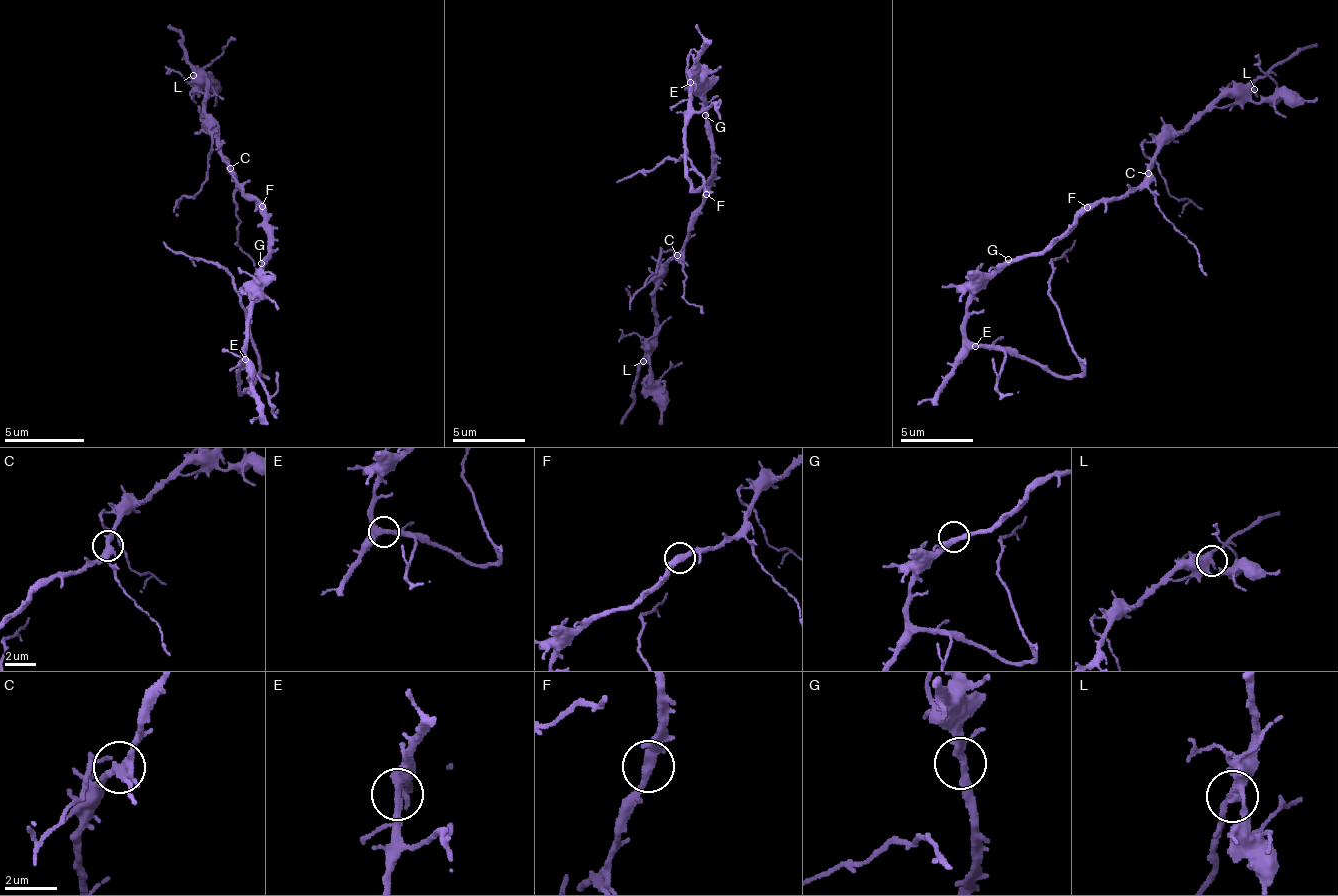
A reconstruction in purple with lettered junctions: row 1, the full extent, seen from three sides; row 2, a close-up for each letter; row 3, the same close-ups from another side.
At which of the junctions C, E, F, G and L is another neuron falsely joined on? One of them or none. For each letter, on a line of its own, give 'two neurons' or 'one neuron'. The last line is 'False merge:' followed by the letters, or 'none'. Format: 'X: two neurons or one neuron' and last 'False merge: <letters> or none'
C: one neuron
E: one neuron
F: one neuron
G: one neuron
L: one neuron
False merge: none

